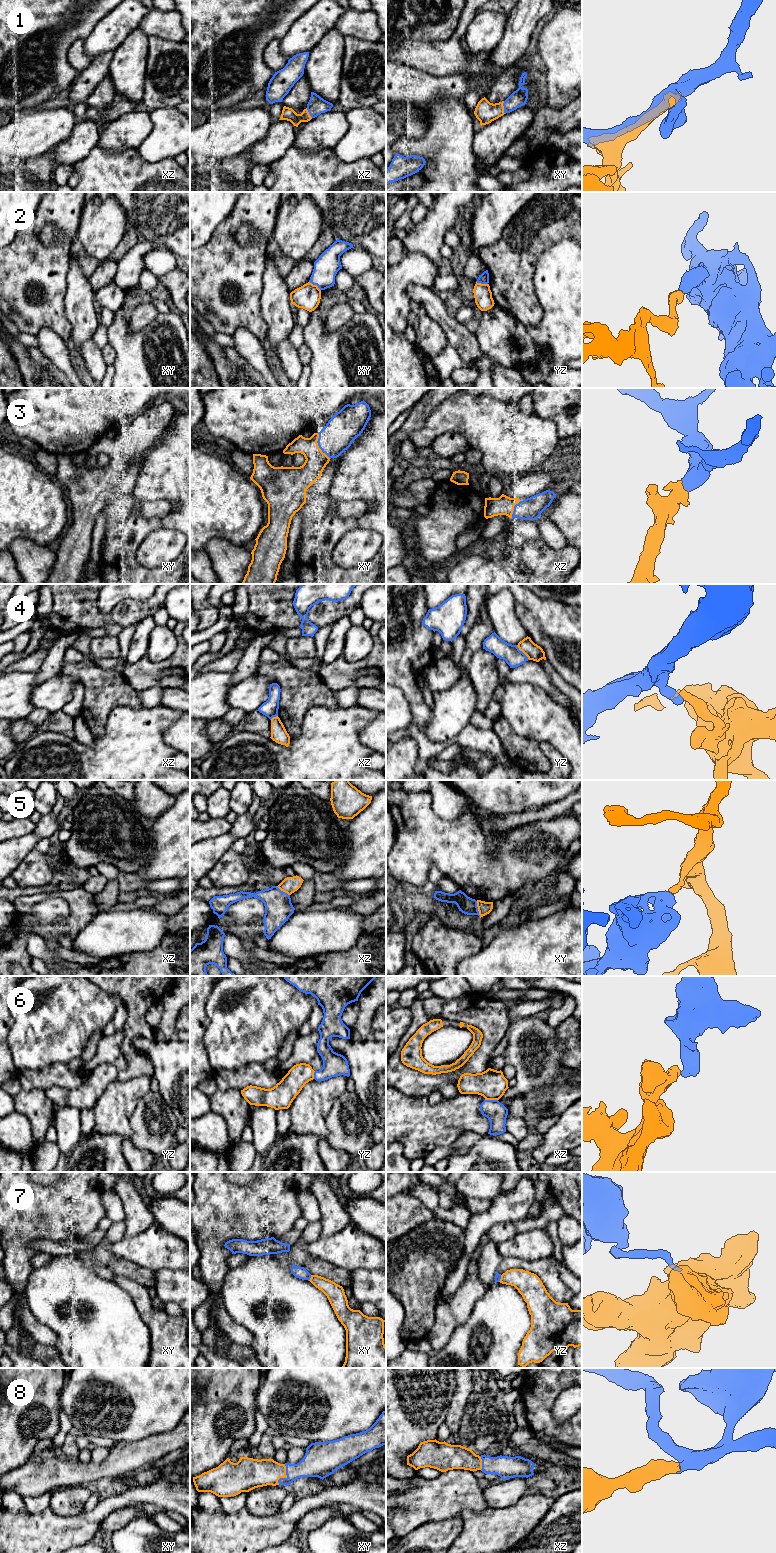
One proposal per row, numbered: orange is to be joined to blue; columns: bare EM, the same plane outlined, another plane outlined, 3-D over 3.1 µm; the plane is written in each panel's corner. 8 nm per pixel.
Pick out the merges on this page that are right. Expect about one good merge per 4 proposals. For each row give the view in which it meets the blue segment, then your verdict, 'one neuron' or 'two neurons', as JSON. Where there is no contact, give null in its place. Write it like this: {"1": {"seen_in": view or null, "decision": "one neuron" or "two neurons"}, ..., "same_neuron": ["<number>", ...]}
{"1": {"seen_in": "xy", "decision": "one neuron"}, "2": {"seen_in": "xy", "decision": "two neurons"}, "3": {"seen_in": "xy", "decision": "one neuron"}, "4": {"seen_in": "yz", "decision": "two neurons"}, "5": {"seen_in": "xy", "decision": "two neurons"}, "6": {"seen_in": "xz", "decision": "two neurons"}, "7": {"seen_in": "xy", "decision": "two neurons"}, "8": {"seen_in": "xy", "decision": "one neuron"}, "same_neuron": ["1", "3", "8"]}

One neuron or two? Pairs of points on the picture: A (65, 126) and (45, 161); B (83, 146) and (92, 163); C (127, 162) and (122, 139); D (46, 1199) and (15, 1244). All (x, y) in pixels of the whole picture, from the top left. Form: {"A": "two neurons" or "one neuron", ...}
{"A": "two neurons", "B": "two neurons", "C": "two neurons", "D": "one neuron"}

